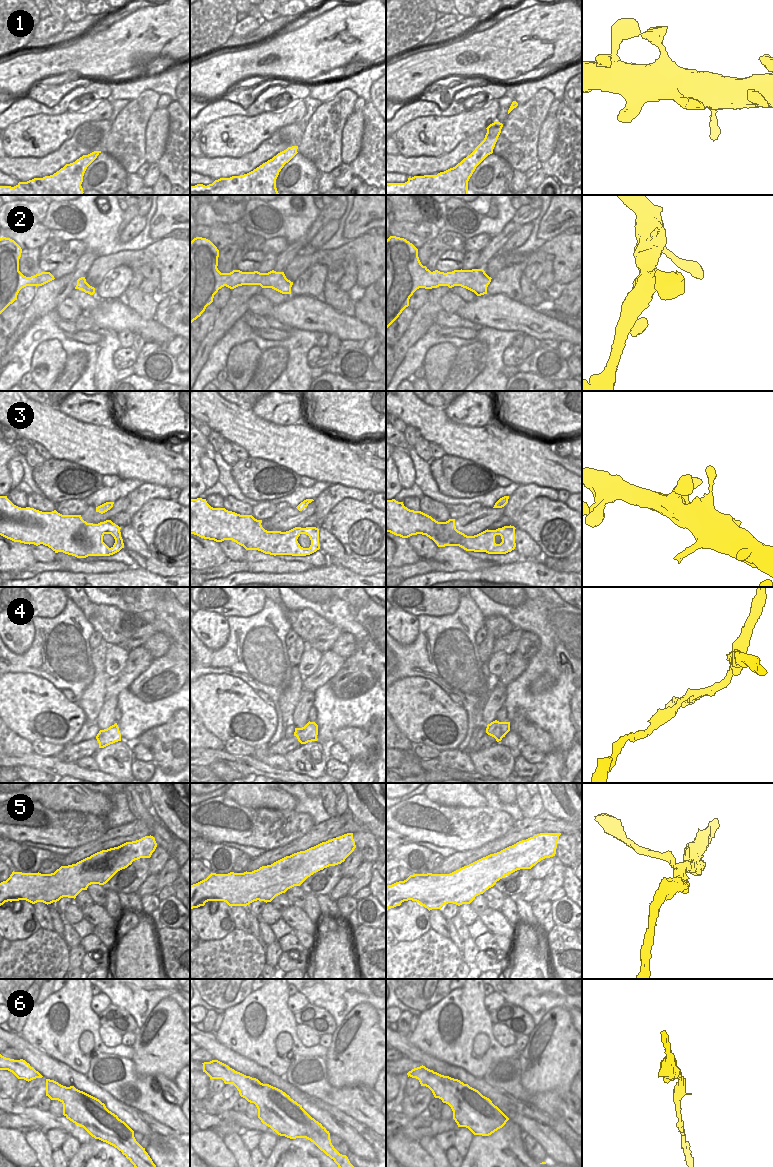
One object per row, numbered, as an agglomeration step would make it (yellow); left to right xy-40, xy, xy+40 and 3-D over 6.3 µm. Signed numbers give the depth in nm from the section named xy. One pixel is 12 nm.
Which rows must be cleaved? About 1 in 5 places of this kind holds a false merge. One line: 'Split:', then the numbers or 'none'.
Split: 5

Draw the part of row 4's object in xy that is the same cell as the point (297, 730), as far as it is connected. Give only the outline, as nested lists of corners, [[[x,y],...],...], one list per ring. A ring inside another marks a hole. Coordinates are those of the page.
[[[308,722],[302,728],[295,728],[294,736],[301,744],[317,741],[318,725],[315,722]]]

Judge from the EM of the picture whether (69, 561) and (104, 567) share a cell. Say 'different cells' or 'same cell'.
same cell

